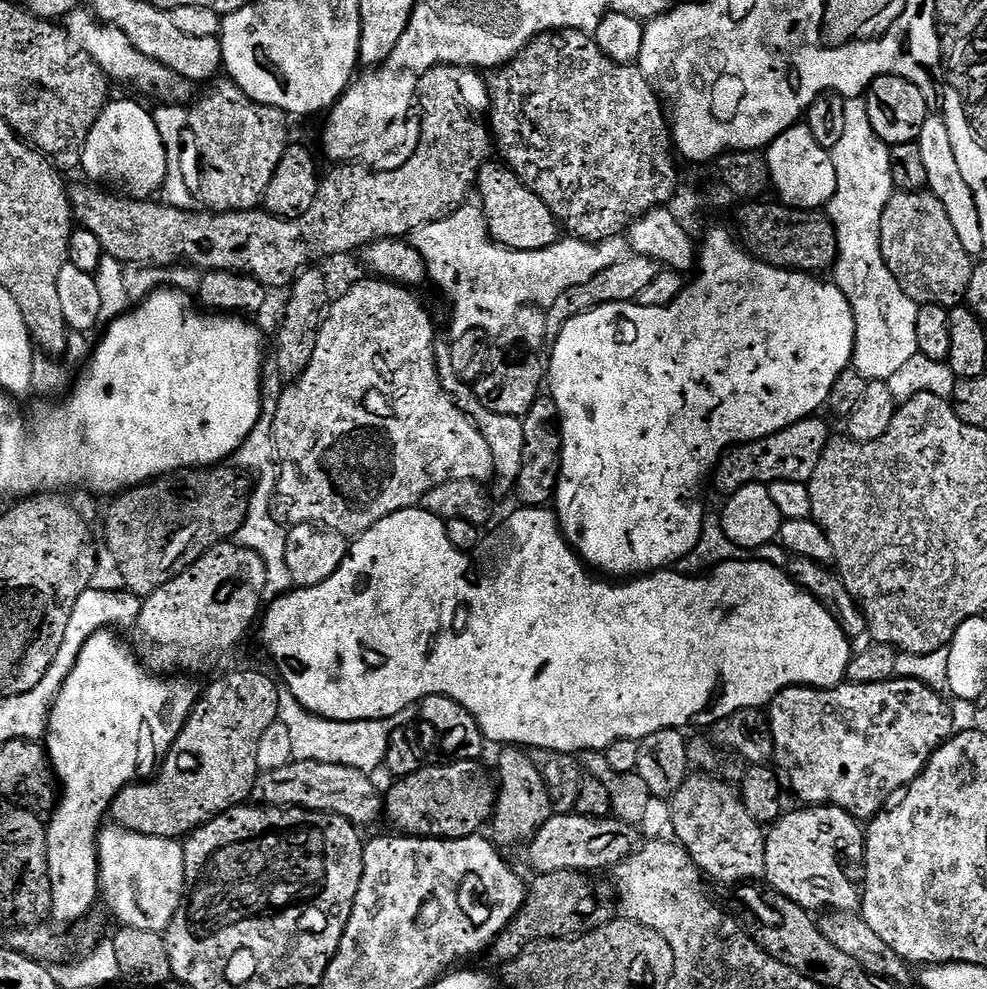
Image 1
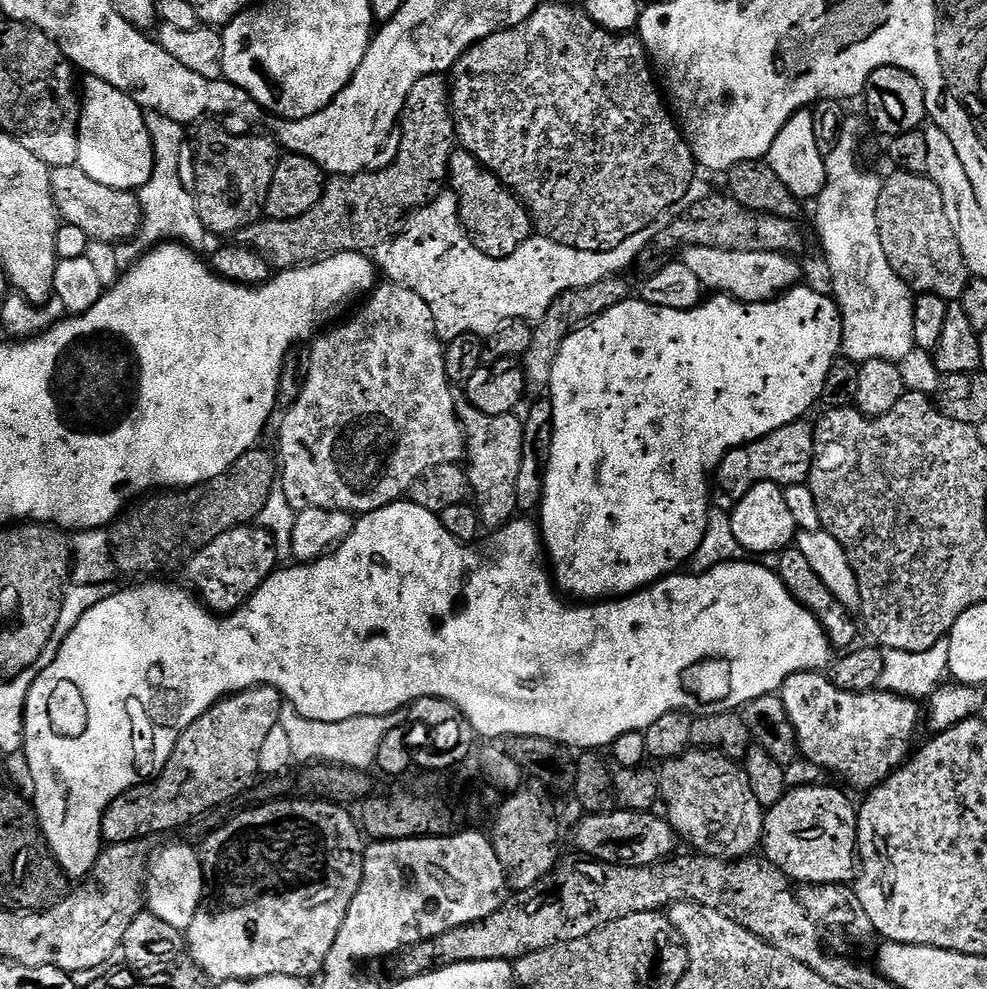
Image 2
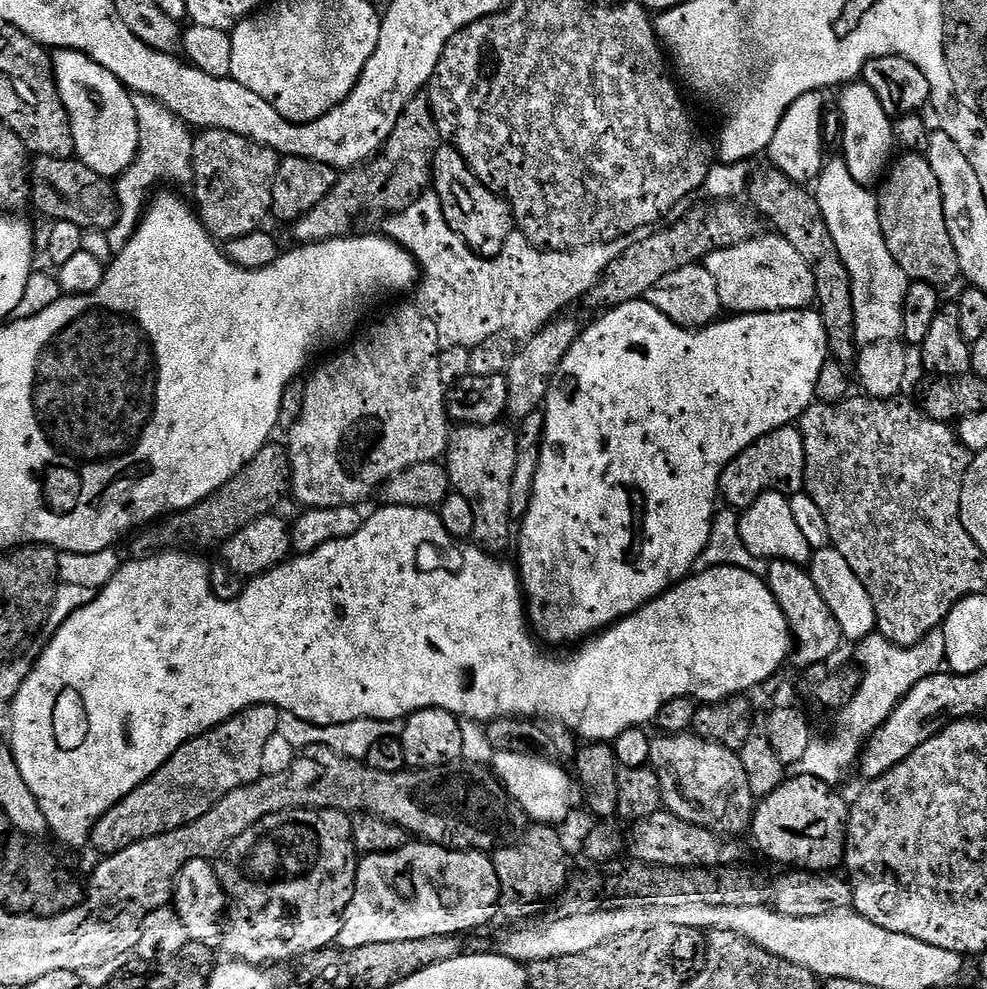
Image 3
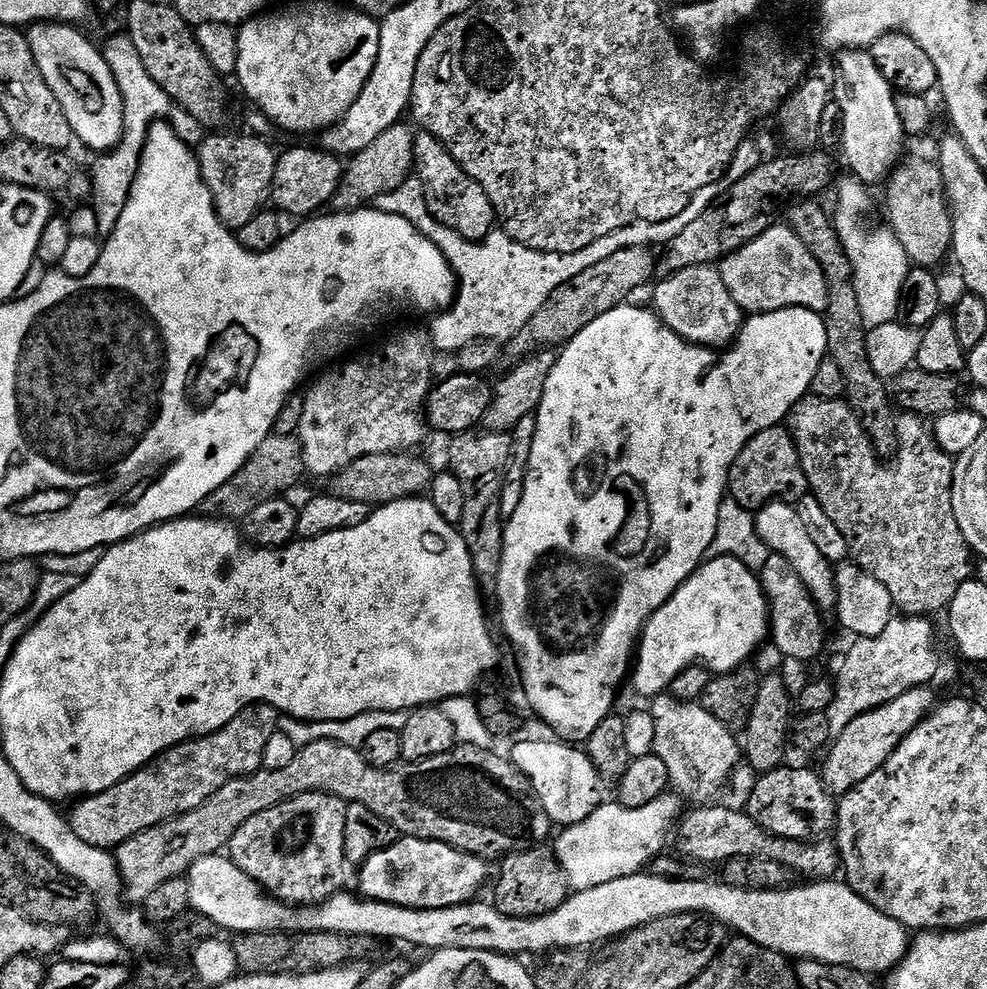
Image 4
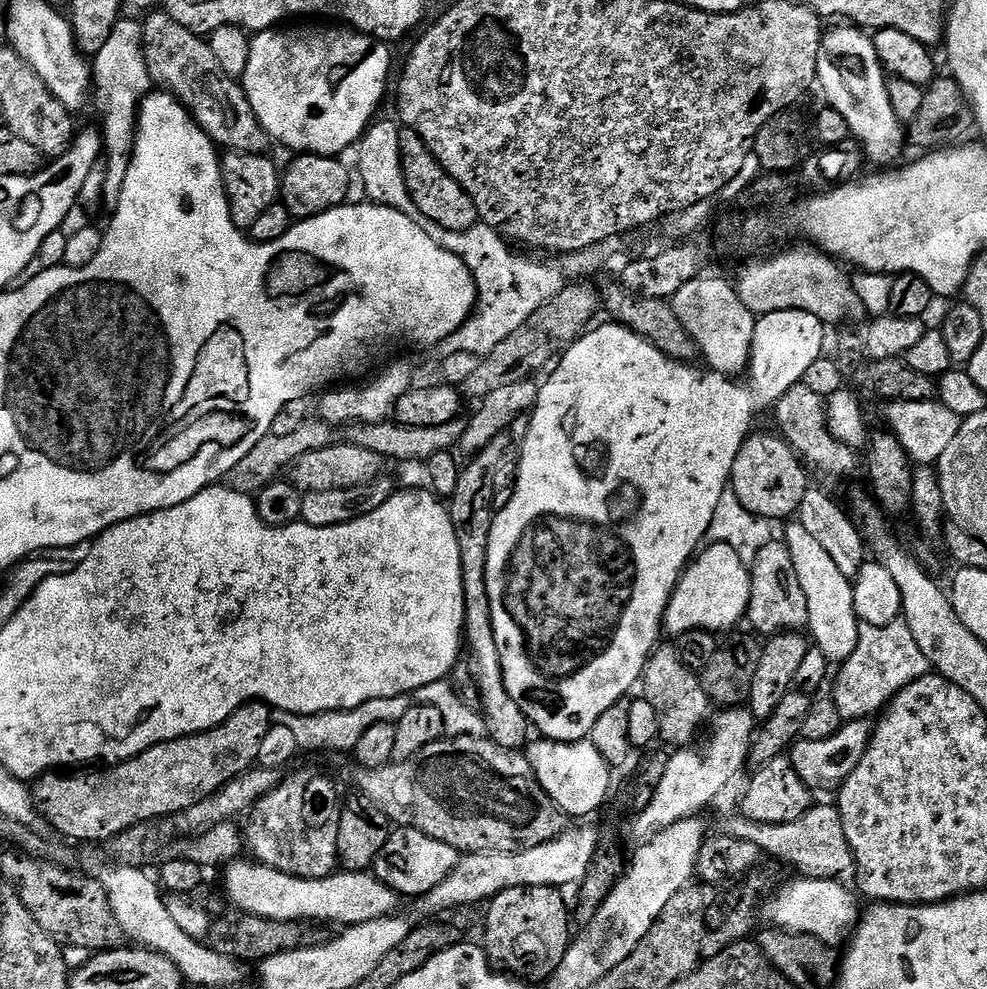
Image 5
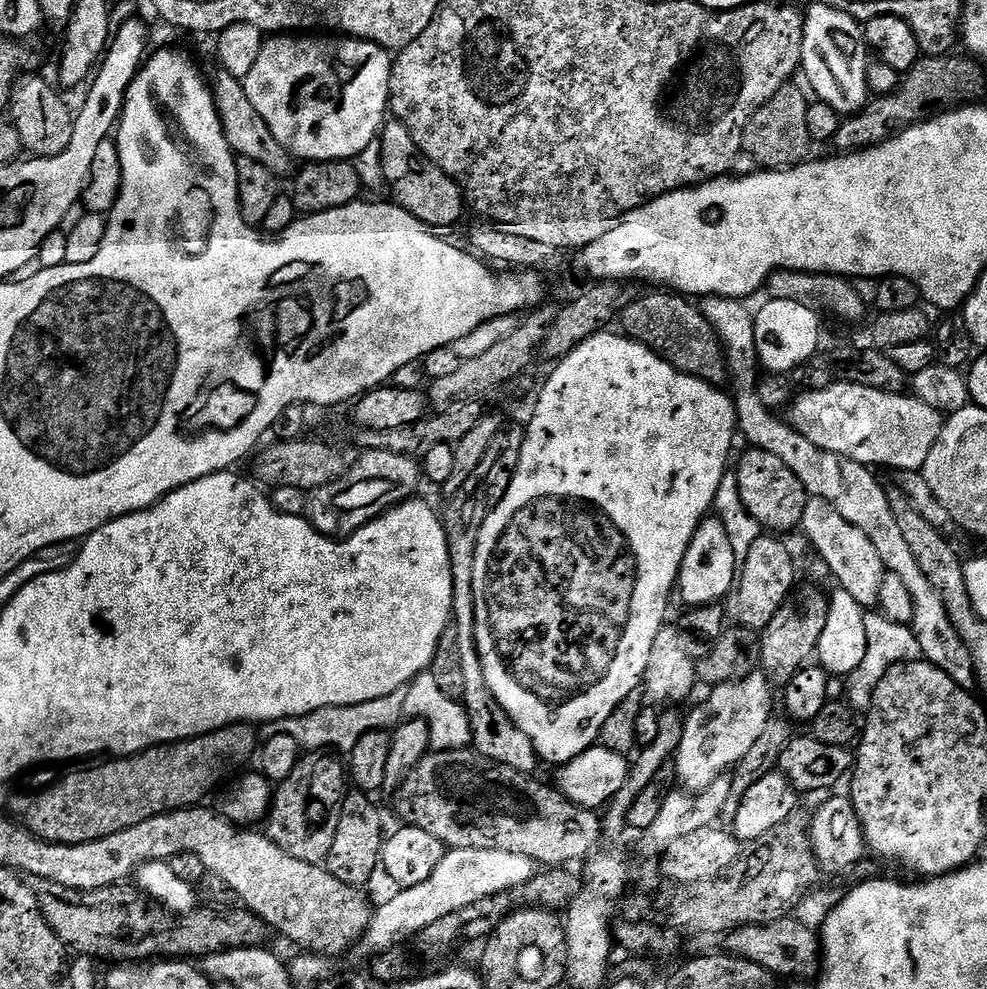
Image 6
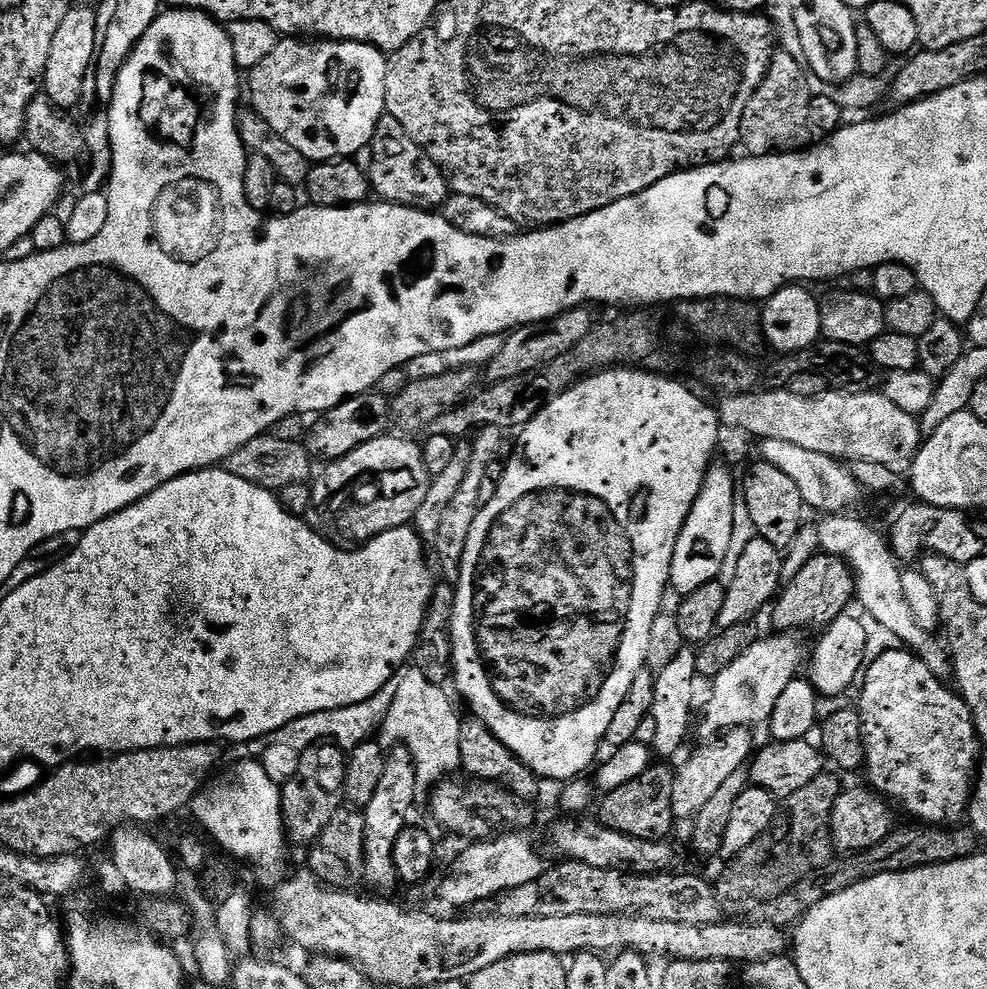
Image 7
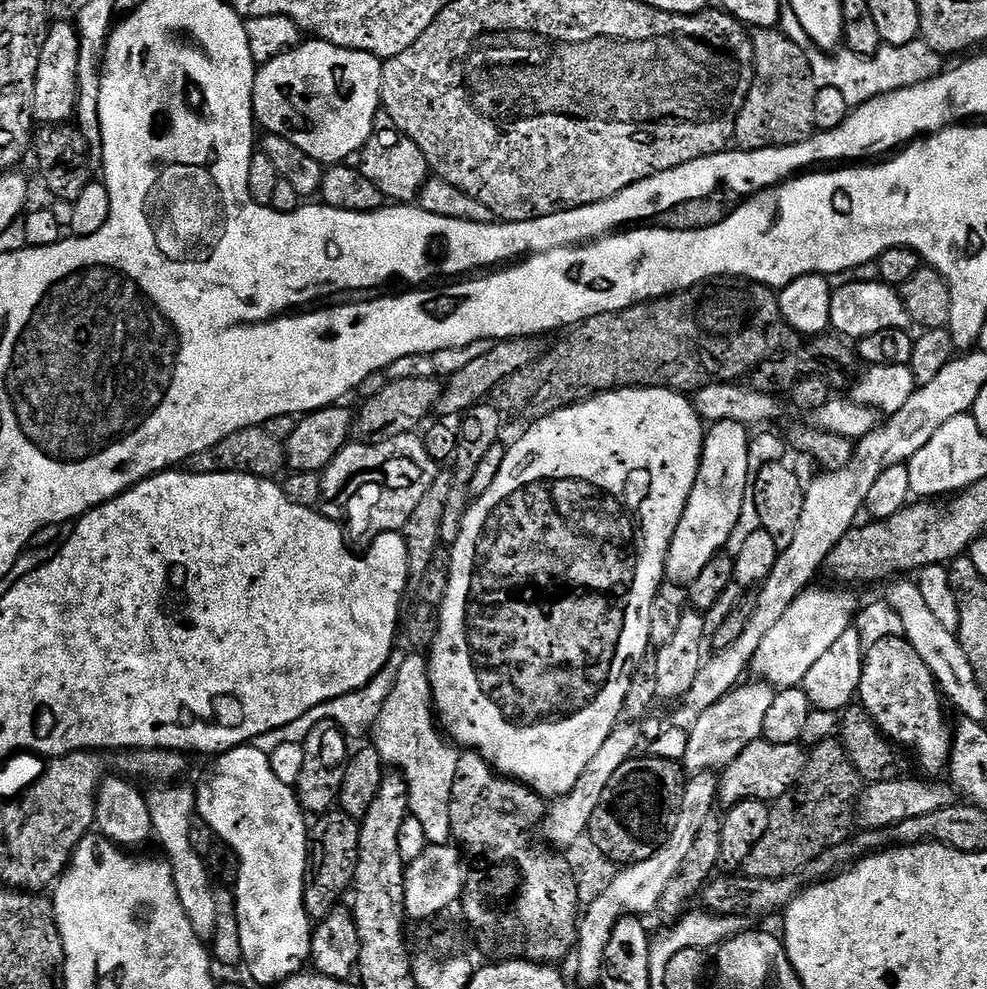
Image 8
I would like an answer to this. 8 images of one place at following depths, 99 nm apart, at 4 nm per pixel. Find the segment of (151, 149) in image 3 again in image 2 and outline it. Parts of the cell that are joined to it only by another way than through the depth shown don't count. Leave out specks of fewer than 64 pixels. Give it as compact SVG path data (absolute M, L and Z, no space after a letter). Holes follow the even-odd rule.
M145 111L146 129L149 130L153 144L153 173L149 181L139 188L140 230L131 242L115 245L118 268L128 271L141 255L165 238L180 238L183 232L201 231L195 195L184 185L184 176L180 173L180 155L184 152L185 125L174 122L157 112Z

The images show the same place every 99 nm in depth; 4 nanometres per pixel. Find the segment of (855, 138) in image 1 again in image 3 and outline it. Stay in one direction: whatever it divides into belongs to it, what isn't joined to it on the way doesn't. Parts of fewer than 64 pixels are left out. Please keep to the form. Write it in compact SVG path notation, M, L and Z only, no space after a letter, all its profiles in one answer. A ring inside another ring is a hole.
M842 158L829 159L814 181L814 195L822 210L822 218L826 218L830 238L834 238L834 246L838 246L838 254L842 254L842 262L850 274L856 338L861 345L873 344L879 340L894 340L901 335L902 306L910 283L908 275L898 266L898 262L894 262L894 258L886 246L886 238L882 234L880 225L880 211L876 205L876 196L868 192L871 191L865 185L854 182L854 177L850 175L850 170Z

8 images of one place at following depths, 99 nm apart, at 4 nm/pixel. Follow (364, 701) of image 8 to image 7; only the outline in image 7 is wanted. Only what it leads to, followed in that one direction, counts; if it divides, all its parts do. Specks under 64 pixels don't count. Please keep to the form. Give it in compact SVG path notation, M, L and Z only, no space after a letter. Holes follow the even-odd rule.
M397 674L392 676L390 682L378 694L371 696L364 703L358 703L352 707L339 708L336 711L315 712L314 715L303 716L268 735L249 740L246 744L246 748L248 748L247 755L252 758L258 758L266 753L269 747L276 745L289 746L304 751L316 743L327 740L334 741L344 751L351 752L360 744L365 743L371 737L369 734L372 733L373 735L380 725L384 723L384 718L390 710L390 705L394 702L395 695L398 694L400 682L401 678Z

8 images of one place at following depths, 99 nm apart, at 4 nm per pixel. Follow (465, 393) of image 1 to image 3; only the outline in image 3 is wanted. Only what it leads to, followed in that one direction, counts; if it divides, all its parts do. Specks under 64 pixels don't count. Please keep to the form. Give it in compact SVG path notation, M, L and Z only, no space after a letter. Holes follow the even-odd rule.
M507 423L461 424L451 429L446 453L448 482L455 491L462 493L474 509L474 530L471 539L485 552L504 554L508 539L514 536L514 517L510 510L510 482L514 482L514 462L518 462L516 432L507 428Z

